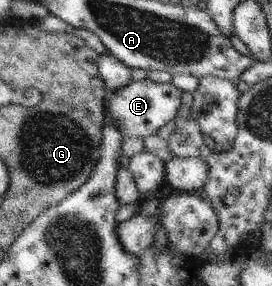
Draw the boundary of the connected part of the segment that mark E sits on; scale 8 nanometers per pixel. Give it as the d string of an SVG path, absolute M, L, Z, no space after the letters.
M149 78L142 81L133 81L118 89L114 95L106 95L105 121L112 121L118 125L123 139L140 137L144 139L170 121L174 121L182 101L182 90L172 83L154 83Z

